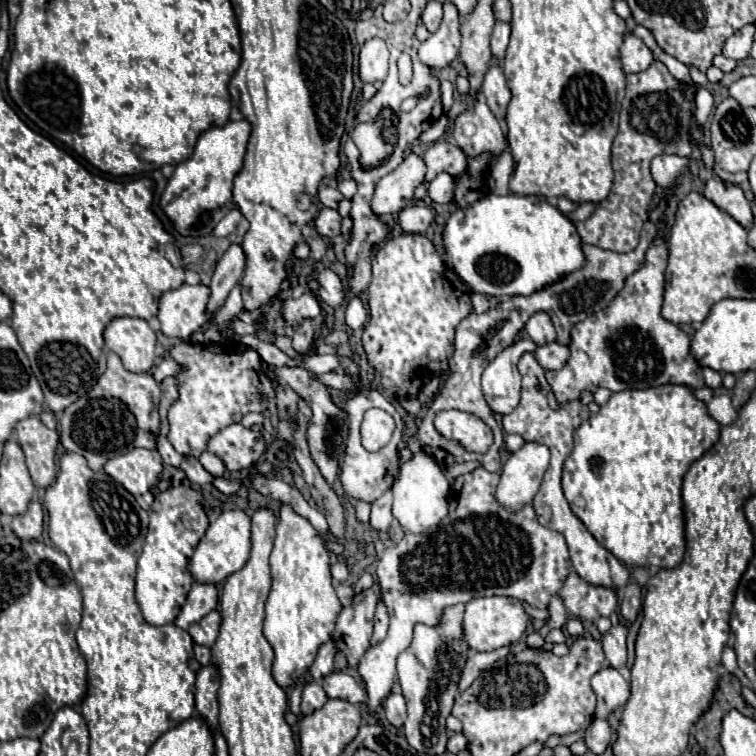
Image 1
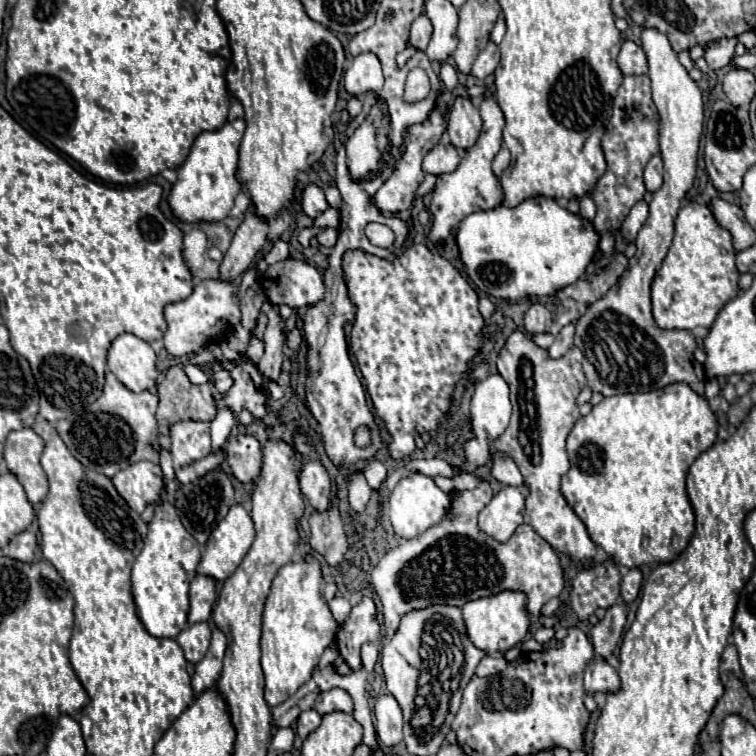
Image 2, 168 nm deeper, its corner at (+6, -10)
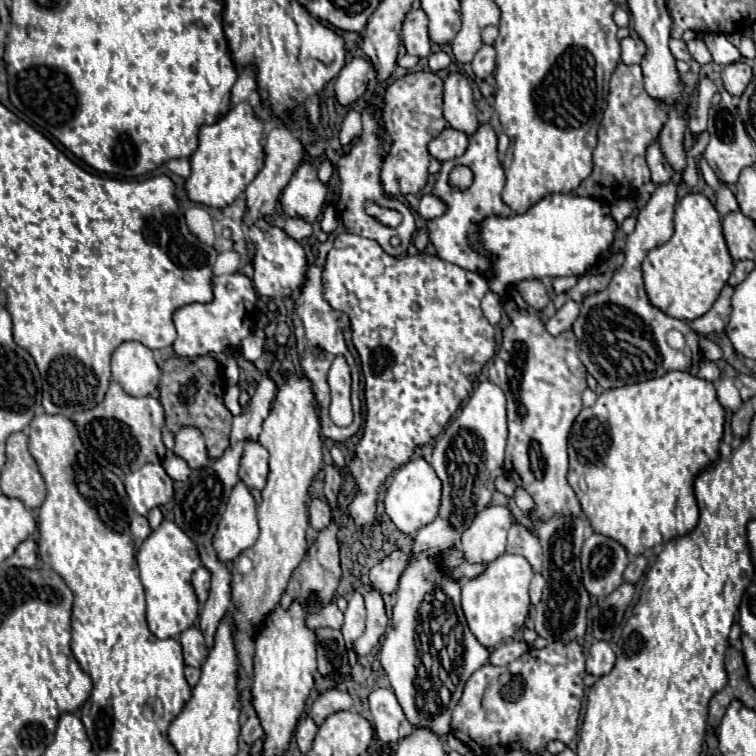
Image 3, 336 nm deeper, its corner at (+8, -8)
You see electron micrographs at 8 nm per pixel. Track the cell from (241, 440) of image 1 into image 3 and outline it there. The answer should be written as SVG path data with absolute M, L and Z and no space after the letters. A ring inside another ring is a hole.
M248 442L240 462L240 480L248 488L262 490L268 478L268 450L260 442Z

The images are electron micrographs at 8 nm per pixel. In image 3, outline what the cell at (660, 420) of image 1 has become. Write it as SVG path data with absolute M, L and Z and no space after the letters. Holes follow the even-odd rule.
M670 370L646 382L606 390L598 396L594 406L582 408L568 440L568 482L588 514L594 532L612 536L624 544L632 556L688 534L698 522L694 480L718 460L724 416L726 412L716 398L714 384L680 370Z

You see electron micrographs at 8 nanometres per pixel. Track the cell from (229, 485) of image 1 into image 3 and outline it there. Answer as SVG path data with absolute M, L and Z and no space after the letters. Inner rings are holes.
M314 498L310 500L308 510L310 510L310 526L314 530L324 530L332 522L332 512L326 502L320 502L318 498Z

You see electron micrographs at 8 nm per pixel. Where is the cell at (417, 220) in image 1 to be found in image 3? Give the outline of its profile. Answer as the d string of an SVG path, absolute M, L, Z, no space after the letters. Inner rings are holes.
M424 194L420 198L420 208L418 208L420 216L424 220L432 220L432 218L438 218L446 212L446 202L442 202L438 196L434 194Z

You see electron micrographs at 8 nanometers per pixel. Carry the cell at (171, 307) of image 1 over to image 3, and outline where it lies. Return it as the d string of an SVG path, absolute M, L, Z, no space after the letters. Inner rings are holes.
M224 274L214 278L214 302L210 304L188 304L176 310L174 324L178 330L178 340L174 350L182 358L196 358L204 354L236 354L242 340L252 332L256 324L256 292L248 276L244 274Z

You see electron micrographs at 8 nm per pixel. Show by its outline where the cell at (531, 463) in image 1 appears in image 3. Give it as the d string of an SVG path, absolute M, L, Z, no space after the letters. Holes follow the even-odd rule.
M488 506L476 516L458 546L470 564L490 564L506 550L506 534L512 526L512 512L506 506Z

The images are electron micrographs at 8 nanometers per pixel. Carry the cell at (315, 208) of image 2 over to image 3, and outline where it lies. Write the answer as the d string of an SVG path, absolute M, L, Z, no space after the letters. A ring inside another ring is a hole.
M306 158L282 192L280 206L286 216L314 222L324 206L328 186L318 180L318 166Z

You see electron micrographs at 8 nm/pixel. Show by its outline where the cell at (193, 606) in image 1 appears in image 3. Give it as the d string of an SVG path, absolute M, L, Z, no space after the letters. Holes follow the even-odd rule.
M200 566L194 576L192 576L192 586L196 590L196 596L200 602L204 602L208 598L208 592L210 592L210 570Z

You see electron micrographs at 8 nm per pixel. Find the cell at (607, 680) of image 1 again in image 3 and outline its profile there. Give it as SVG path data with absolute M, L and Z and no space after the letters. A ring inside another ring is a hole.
M598 640L590 646L590 652L586 656L586 670L594 676L608 674L612 670L614 660L616 660L616 656L614 656L610 644L604 640Z

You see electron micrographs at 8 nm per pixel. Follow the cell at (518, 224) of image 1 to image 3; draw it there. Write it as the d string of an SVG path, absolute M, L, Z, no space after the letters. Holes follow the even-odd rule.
M550 194L526 214L512 218L492 216L480 228L480 240L494 262L492 276L488 278L490 290L504 296L520 280L586 274L598 256L610 248L616 230L618 224L606 202L576 194Z

